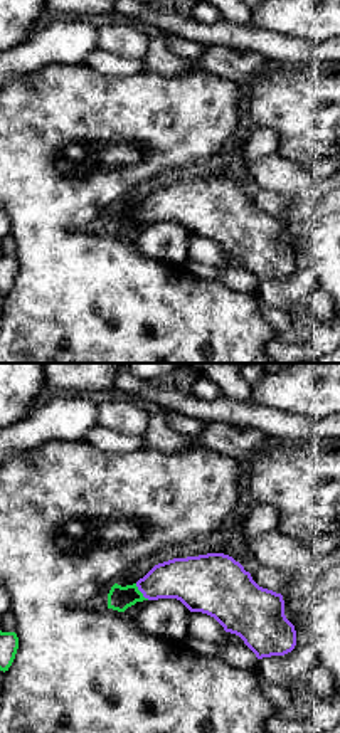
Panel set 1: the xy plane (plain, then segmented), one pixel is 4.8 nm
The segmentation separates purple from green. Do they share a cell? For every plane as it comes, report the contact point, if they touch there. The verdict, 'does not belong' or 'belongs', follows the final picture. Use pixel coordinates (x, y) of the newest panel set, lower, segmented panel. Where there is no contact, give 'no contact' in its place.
contact (140, 590)

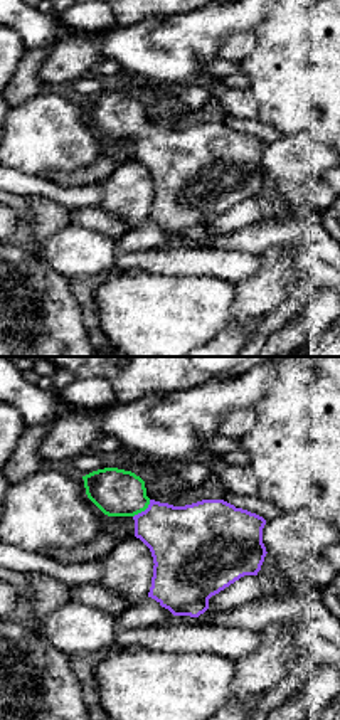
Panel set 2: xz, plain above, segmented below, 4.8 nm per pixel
contact (145, 510)

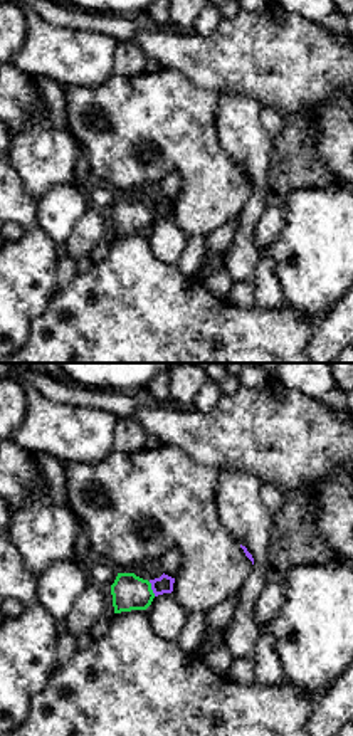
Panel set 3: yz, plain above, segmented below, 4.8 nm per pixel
contact (152, 588)

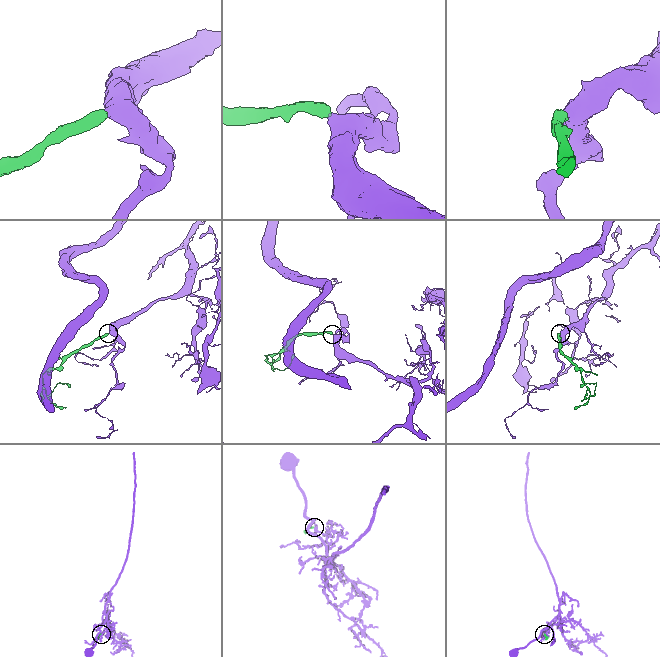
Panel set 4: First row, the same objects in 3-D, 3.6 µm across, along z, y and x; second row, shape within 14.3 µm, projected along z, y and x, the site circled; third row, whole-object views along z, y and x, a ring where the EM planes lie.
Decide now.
belongs

